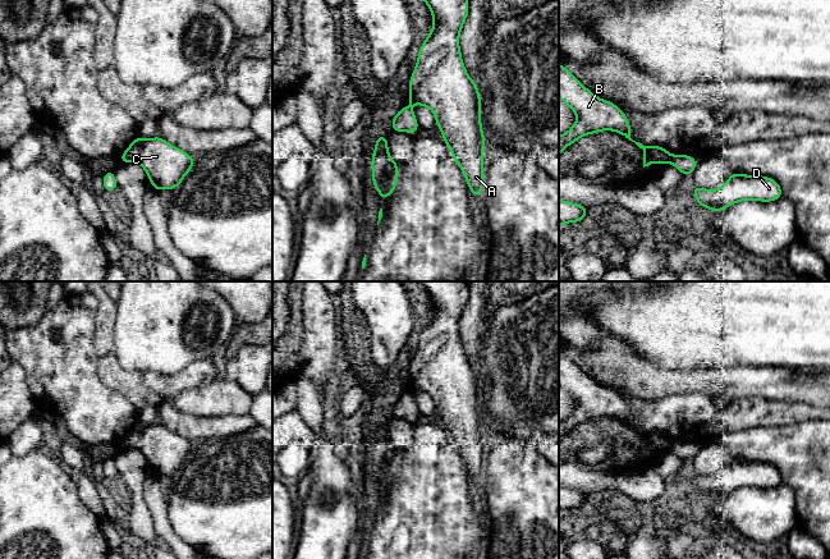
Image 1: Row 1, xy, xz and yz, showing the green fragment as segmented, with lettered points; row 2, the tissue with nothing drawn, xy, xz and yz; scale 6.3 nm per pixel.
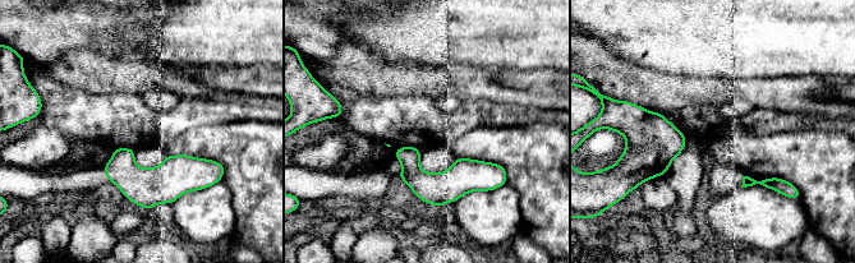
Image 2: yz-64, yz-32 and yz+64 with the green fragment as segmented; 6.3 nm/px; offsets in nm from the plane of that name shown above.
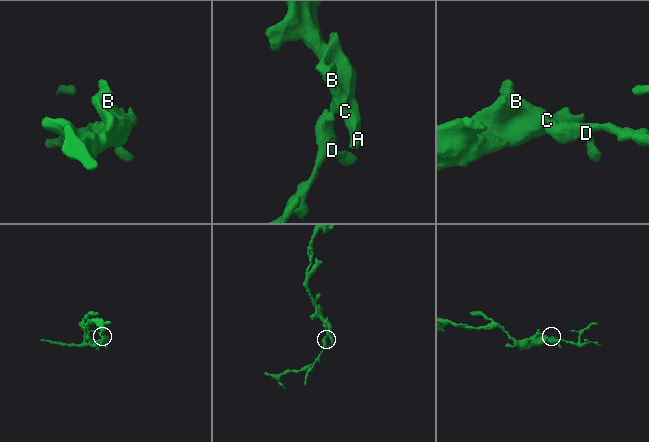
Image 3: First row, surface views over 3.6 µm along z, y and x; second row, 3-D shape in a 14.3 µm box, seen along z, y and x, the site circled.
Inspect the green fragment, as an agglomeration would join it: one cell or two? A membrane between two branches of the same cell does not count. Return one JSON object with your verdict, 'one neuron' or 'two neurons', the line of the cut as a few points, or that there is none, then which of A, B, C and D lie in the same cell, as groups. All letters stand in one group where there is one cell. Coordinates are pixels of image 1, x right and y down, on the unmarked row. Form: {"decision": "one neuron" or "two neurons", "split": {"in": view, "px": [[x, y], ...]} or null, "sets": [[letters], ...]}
{"decision": "two neurons", "split": {"in": "yz", "px": [[673, 443], [669, 448]]}, "sets": [["A", "B", "C"], ["D"]]}

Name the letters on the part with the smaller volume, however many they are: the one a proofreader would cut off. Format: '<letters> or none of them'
D

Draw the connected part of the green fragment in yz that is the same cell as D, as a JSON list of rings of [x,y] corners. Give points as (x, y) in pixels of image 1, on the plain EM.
[[[732,459],[719,476],[693,473],[697,490],[712,499],[720,499],[740,487],[771,489],[783,484],[779,469],[763,462]]]

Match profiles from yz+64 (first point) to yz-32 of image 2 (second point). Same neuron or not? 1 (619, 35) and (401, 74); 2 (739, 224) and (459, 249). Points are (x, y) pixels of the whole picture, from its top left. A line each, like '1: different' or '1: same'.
1: different
2: different

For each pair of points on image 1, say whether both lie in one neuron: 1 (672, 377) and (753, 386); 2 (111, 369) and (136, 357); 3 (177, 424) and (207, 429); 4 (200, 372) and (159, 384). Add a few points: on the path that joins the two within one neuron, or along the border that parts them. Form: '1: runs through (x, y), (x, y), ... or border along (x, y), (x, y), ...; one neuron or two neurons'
1: runs through (692, 380), (733, 383); one neuron
2: border along (113, 351), (124, 369), (138, 370), (142, 374); two neurons
3: runs through (184, 425), (200, 429); one neuron
4: runs through (189, 377), (177, 384), (169, 384); one neuron

